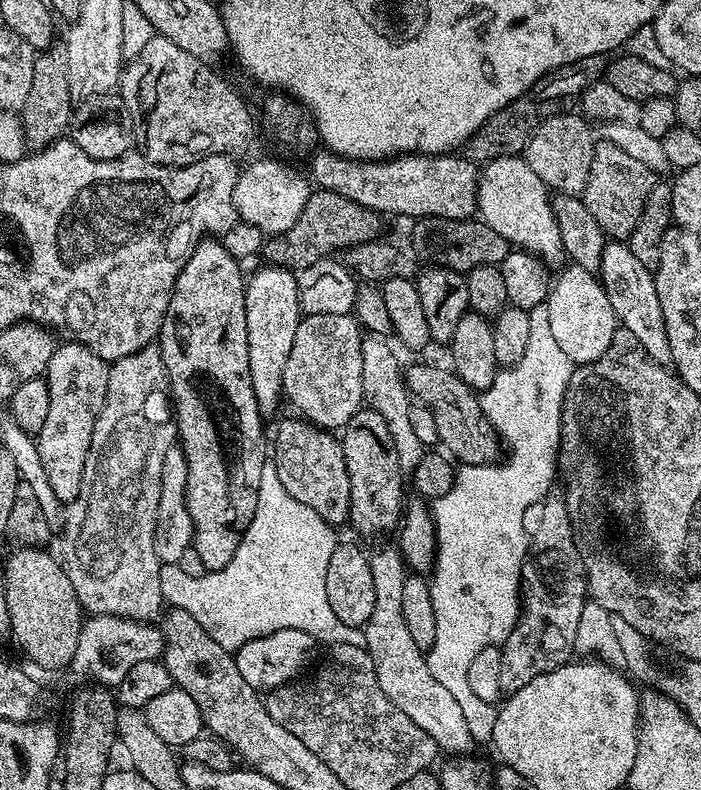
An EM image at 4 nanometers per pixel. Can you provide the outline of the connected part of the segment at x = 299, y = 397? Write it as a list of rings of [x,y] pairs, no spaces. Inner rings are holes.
[[[318,314],[317,316],[304,316],[298,326],[298,334],[294,334],[294,346],[290,346],[290,358],[286,358],[286,374],[284,375],[283,395],[297,408],[303,419],[313,423],[321,430],[340,430],[354,418],[354,414],[362,406],[362,327],[355,315],[352,314]]]

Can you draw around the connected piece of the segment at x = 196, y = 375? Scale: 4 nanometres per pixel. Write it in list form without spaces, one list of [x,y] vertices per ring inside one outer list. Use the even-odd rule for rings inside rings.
[[[219,239],[201,240],[174,282],[158,337],[158,347],[168,371],[170,408],[176,411],[178,447],[184,451],[188,467],[186,502],[193,526],[191,551],[200,559],[201,569],[210,572],[224,568],[226,562],[234,558],[240,537],[254,518],[262,466],[267,457],[264,455],[270,452],[269,445],[268,448],[264,445],[266,420],[260,415],[254,398],[254,382],[250,382],[244,297],[246,272],[240,268],[243,268],[241,261],[235,260]]]

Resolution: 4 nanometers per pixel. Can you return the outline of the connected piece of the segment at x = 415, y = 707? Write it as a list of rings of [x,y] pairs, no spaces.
[[[399,547],[380,548],[369,555],[370,575],[374,577],[374,614],[364,623],[364,645],[374,662],[374,670],[378,678],[378,686],[430,738],[434,738],[437,749],[441,753],[468,754],[472,749],[472,728],[468,725],[466,709],[458,706],[458,698],[430,674],[425,653],[414,646],[414,638],[410,638],[410,630],[402,614],[402,582],[406,575],[404,555]]]

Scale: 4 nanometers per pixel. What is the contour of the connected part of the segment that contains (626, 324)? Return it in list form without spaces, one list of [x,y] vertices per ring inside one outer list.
[[[612,240],[604,245],[598,277],[609,296],[617,323],[626,330],[630,330],[630,334],[642,343],[642,348],[650,354],[650,358],[659,365],[669,367],[672,364],[673,355],[670,353],[669,335],[666,334],[662,304],[658,299],[653,271],[630,253],[627,243]]]

